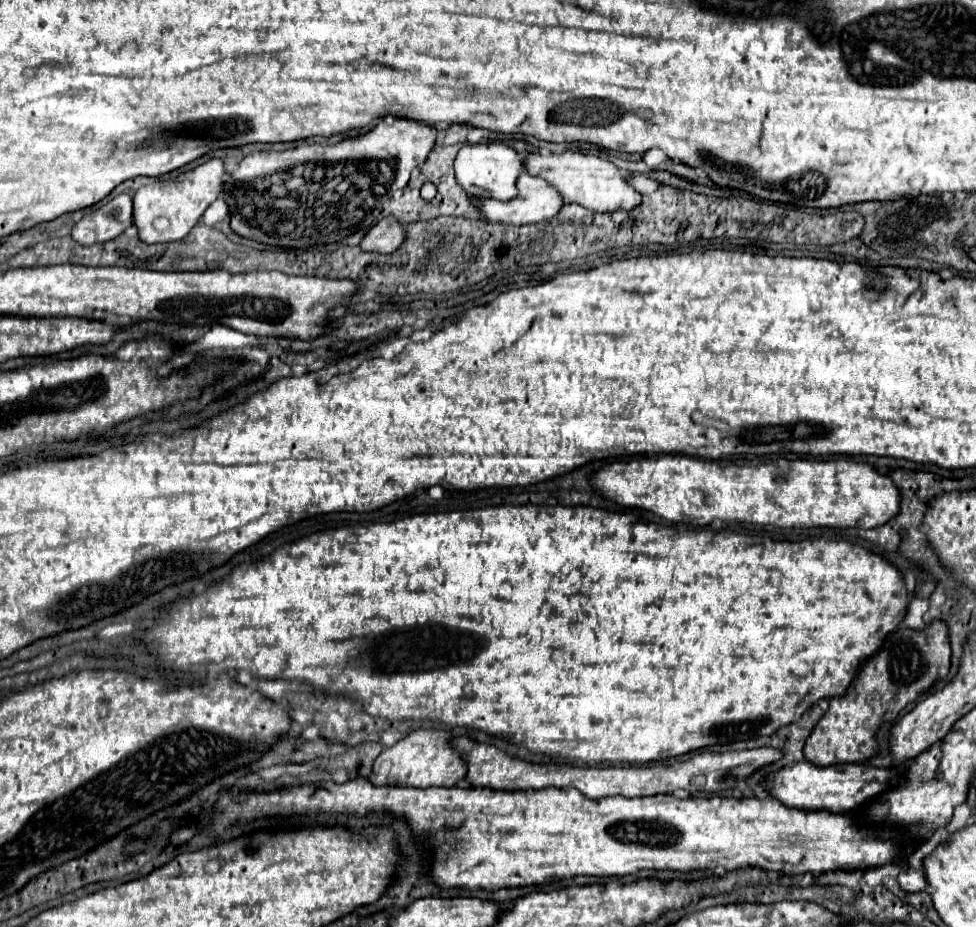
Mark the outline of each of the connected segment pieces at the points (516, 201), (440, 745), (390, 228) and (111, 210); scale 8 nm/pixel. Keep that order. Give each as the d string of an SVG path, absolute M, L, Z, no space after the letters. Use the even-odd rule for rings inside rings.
M522 173L518 177L518 195L510 201L498 201L488 197L478 197L480 213L486 221L506 223L506 225L526 225L550 219L562 207L560 195L544 183L540 177Z
M414 729L412 733L408 733L402 741L398 741L394 747L384 749L378 759L374 761L374 773L380 771L380 765L384 761L390 763L390 771L388 777L394 779L396 783L400 783L402 787L452 787L456 785L460 779L464 779L464 763L462 757L450 749L448 741L450 741L450 733L448 731L434 731L434 729Z
M384 217L378 221L360 241L362 251L392 253L404 241L404 227L394 217Z
M130 191L120 193L112 201L100 205L96 211L86 213L72 229L72 239L80 245L106 243L122 235L134 225L132 215L132 195Z

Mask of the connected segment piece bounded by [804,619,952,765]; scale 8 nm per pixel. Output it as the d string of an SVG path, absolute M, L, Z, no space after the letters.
M942 619L930 621L924 629L910 629L898 625L878 653L860 665L854 681L844 695L830 699L830 709L814 727L804 745L804 757L814 765L834 765L840 761L860 763L876 753L876 729L884 721L894 721L898 713L922 693L926 693L936 677L944 679L950 671L950 633Z

